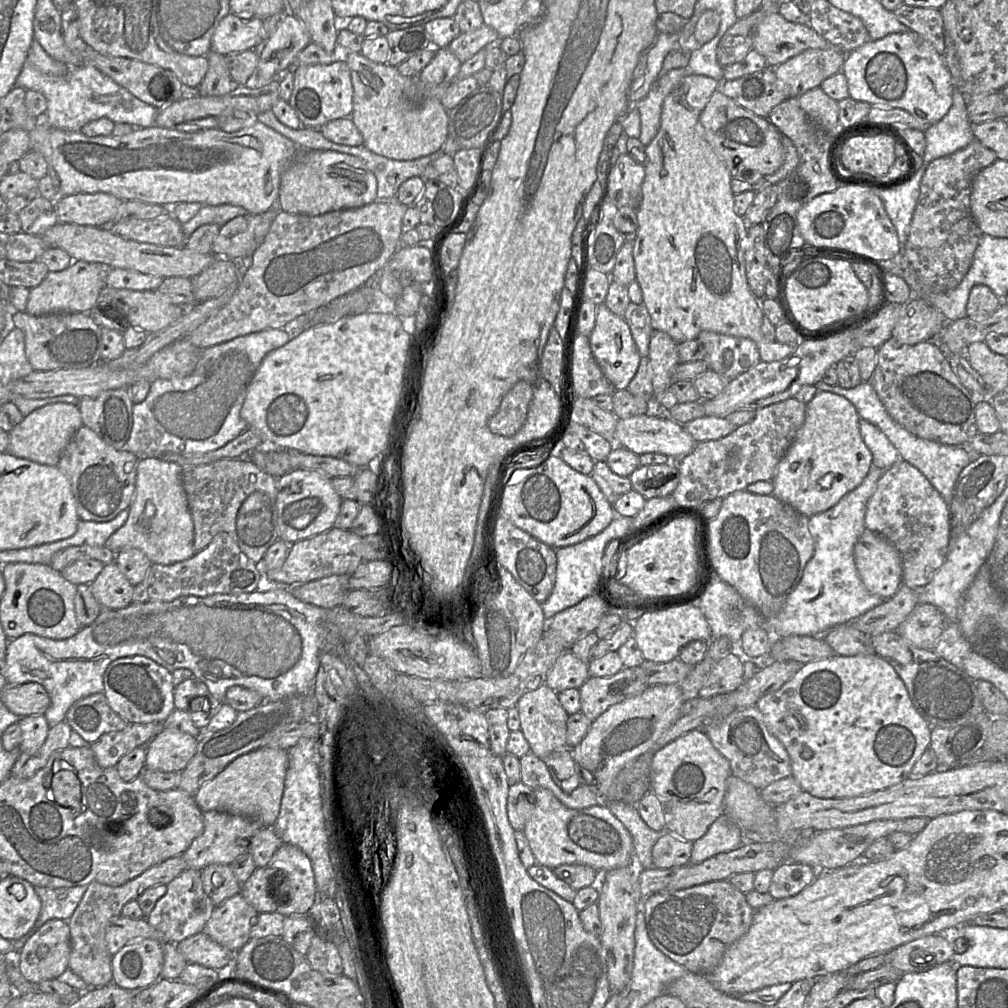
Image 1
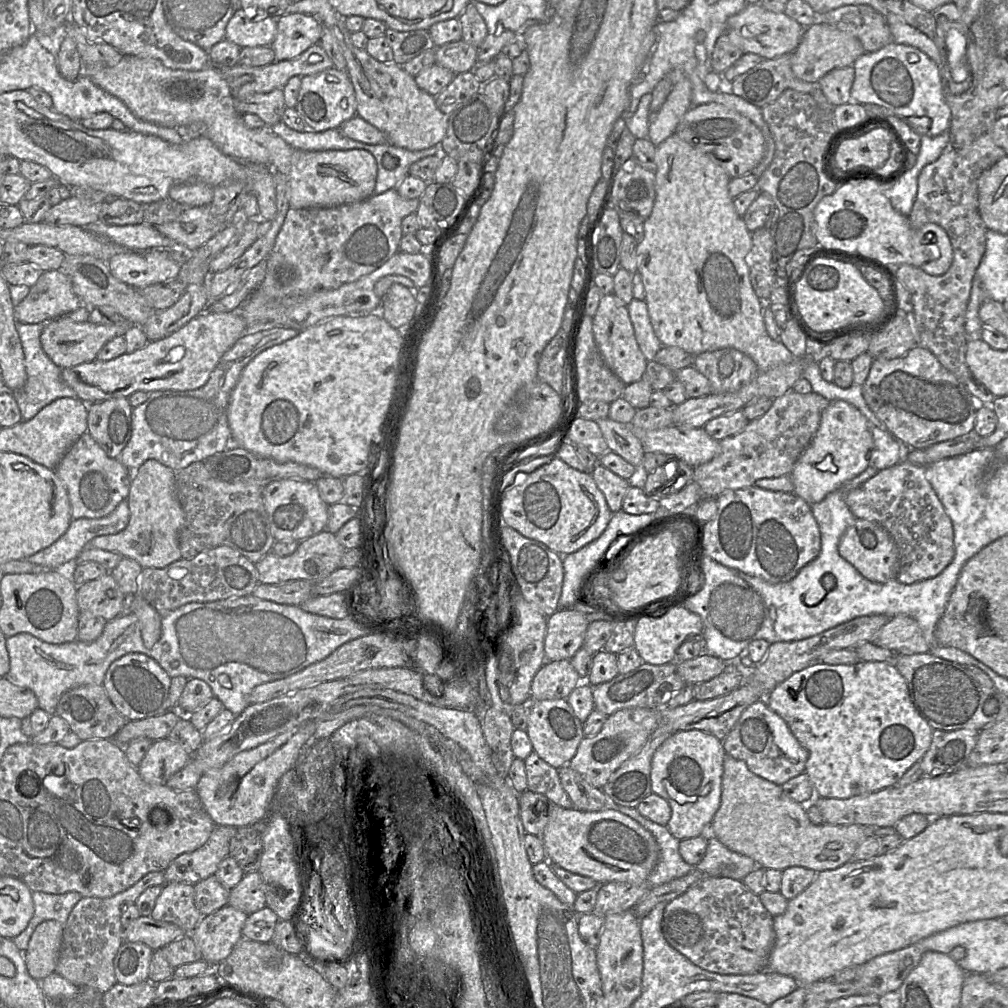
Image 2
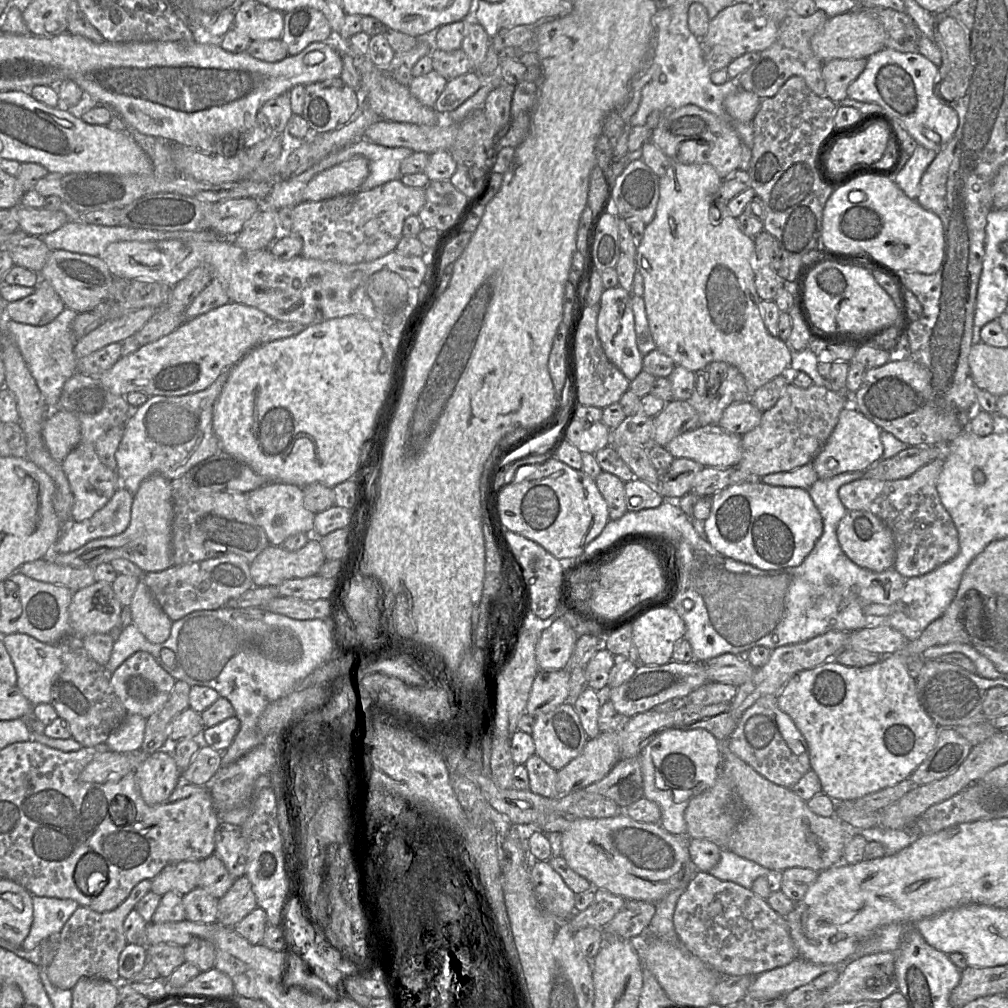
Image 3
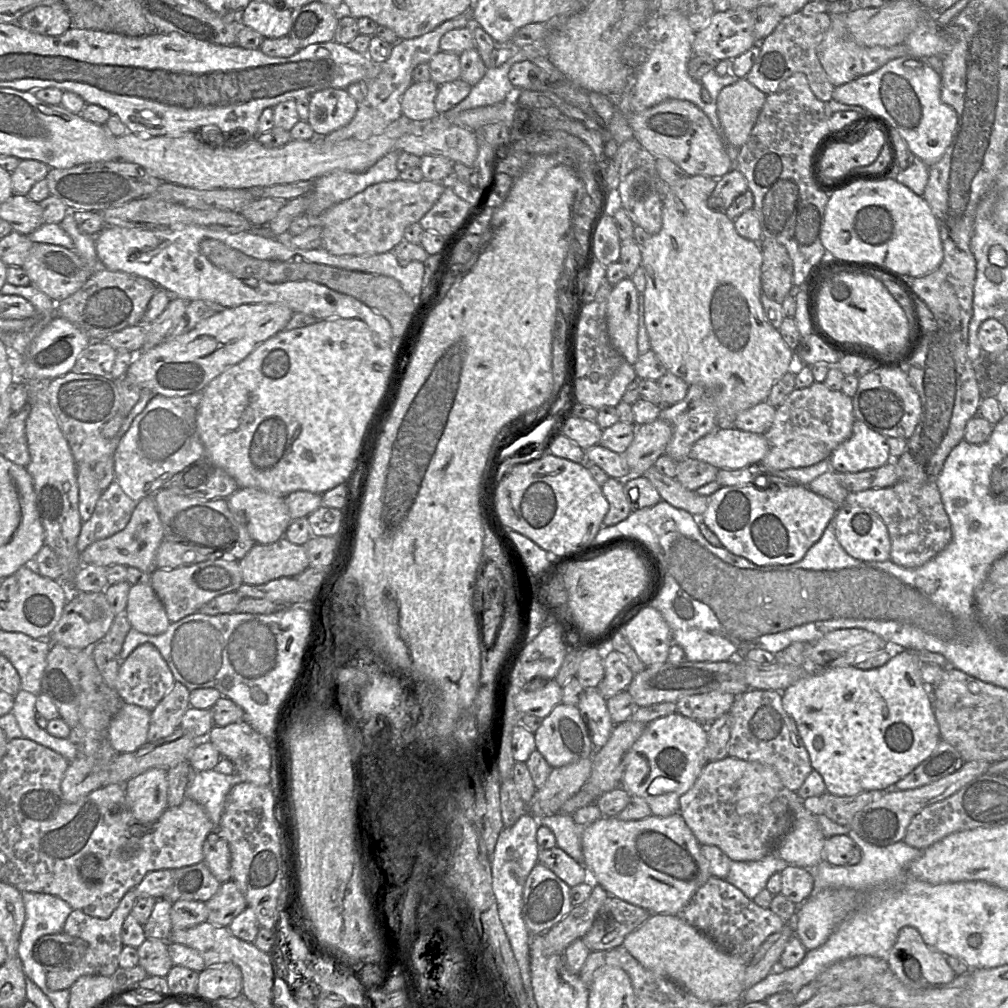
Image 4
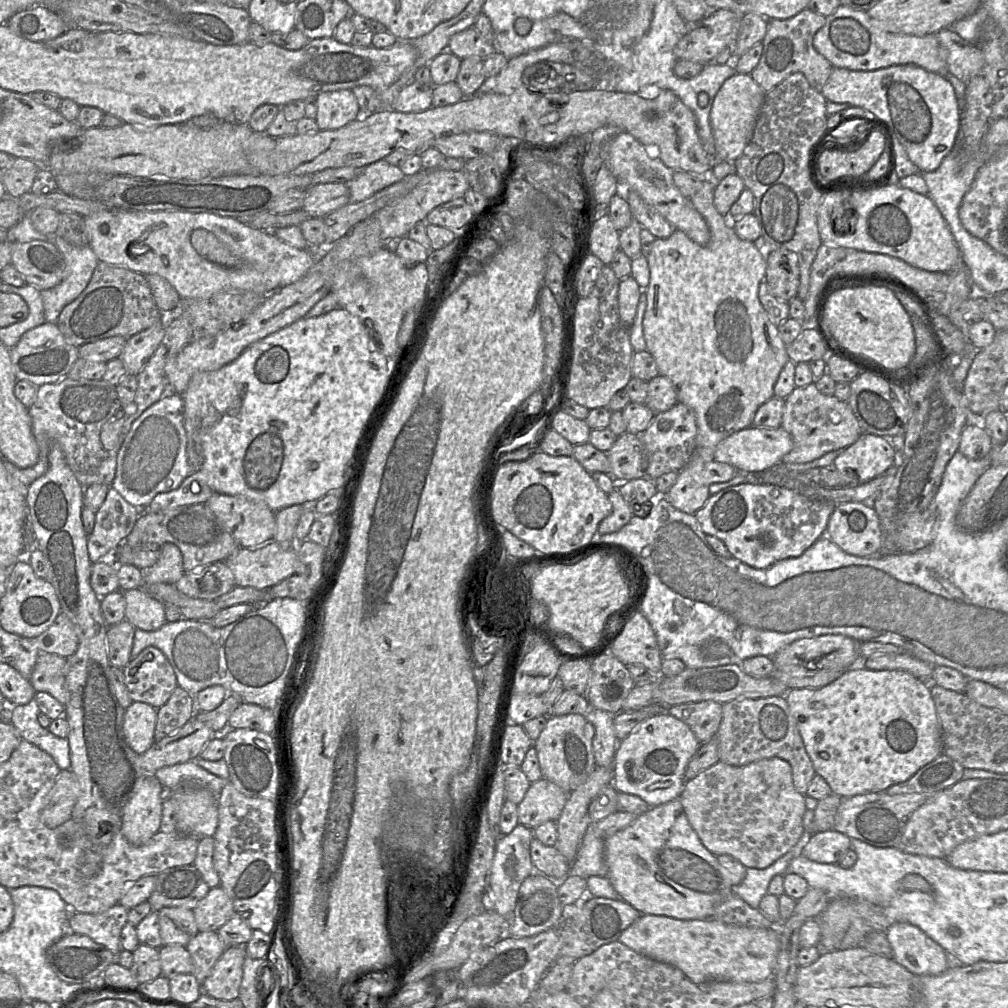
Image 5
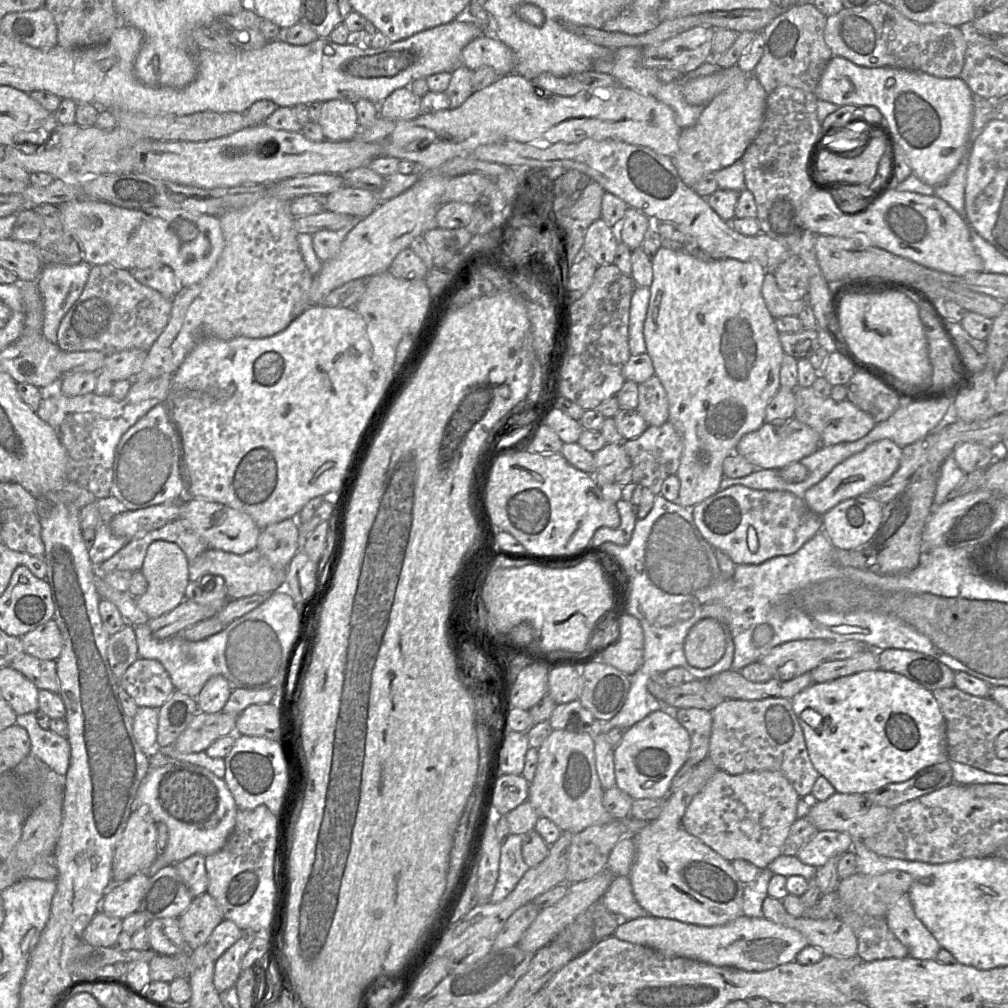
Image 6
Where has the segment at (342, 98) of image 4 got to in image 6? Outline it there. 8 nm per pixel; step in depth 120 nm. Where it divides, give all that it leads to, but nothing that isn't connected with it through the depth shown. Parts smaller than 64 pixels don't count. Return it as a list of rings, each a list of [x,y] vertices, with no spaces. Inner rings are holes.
[[[338,99],[325,101],[317,123],[322,128],[325,140],[351,139],[359,128],[355,104]]]

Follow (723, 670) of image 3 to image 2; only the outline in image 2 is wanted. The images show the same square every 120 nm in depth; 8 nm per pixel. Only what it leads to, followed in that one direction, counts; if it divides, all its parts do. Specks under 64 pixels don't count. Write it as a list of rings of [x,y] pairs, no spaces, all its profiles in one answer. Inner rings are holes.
[[[703,654],[695,659],[675,661],[677,672],[689,685],[709,681],[723,672],[727,663],[718,657]]]

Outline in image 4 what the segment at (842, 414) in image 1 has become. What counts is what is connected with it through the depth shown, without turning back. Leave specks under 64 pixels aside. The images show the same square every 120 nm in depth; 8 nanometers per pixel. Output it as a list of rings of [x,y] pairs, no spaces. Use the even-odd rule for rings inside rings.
[[[856,419],[851,436],[837,446],[828,460],[830,470],[835,472],[871,470],[891,460],[890,447],[884,435]]]

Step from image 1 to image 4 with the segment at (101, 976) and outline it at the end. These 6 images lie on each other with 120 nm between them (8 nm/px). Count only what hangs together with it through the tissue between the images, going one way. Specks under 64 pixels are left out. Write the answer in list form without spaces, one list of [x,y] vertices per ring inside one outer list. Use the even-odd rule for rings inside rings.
[[[134,887],[123,896],[109,918],[93,917],[81,910],[72,910],[64,923],[62,932],[70,936],[82,938],[88,943],[88,947],[83,957],[72,967],[47,972],[46,983],[50,990],[59,991],[69,989],[83,975],[111,976],[119,968],[118,957],[124,946],[121,939],[121,928],[137,899],[136,887]]]

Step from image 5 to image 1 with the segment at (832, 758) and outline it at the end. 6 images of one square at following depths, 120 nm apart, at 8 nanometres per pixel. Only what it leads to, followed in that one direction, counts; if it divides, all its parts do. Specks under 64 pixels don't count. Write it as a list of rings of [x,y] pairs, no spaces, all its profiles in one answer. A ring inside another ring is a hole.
[[[859,654],[859,655],[855,655],[855,656],[833,655],[829,658],[826,658],[826,659],[802,664],[800,666],[799,670],[795,673],[795,675],[790,680],[788,680],[778,690],[771,692],[771,693],[765,695],[764,697],[762,697],[756,703],[755,707],[761,712],[768,731],[774,737],[776,737],[781,742],[781,744],[784,746],[784,748],[786,749],[786,751],[789,755],[789,758],[790,758],[792,777],[799,783],[800,787],[802,788],[802,790],[804,792],[809,793],[810,795],[817,797],[817,798],[833,799],[833,798],[855,797],[855,796],[860,796],[860,795],[864,795],[867,793],[872,793],[874,791],[882,790],[882,789],[888,788],[892,785],[895,785],[910,776],[910,772],[911,772],[915,762],[930,746],[932,727],[927,723],[927,721],[920,715],[920,713],[914,707],[914,705],[909,697],[908,691],[905,687],[905,684],[901,680],[901,678],[898,676],[898,674],[896,673],[894,668],[885,659],[879,657],[876,654]],[[804,748],[807,748],[811,751],[812,756],[810,759],[806,759],[801,755],[801,751],[804,750]]]

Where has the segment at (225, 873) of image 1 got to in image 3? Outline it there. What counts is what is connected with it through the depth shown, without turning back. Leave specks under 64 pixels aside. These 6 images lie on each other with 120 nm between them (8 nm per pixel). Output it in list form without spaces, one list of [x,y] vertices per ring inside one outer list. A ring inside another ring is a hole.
[[[196,887],[182,896],[185,918],[192,922],[217,921],[218,899],[201,887]]]

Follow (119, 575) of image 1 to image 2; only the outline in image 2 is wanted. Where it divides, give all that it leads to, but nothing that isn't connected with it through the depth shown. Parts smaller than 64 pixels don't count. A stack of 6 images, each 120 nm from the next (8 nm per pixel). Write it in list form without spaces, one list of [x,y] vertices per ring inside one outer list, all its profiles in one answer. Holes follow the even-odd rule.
[[[111,572],[77,587],[80,612],[90,612],[110,621],[120,615],[125,594]]]

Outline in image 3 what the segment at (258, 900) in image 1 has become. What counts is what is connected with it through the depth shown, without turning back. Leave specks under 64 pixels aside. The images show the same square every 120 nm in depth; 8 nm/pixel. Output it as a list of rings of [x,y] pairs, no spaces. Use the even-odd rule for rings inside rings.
[[[246,875],[234,880],[229,890],[218,899],[216,919],[224,926],[233,927],[257,907],[256,896]]]

